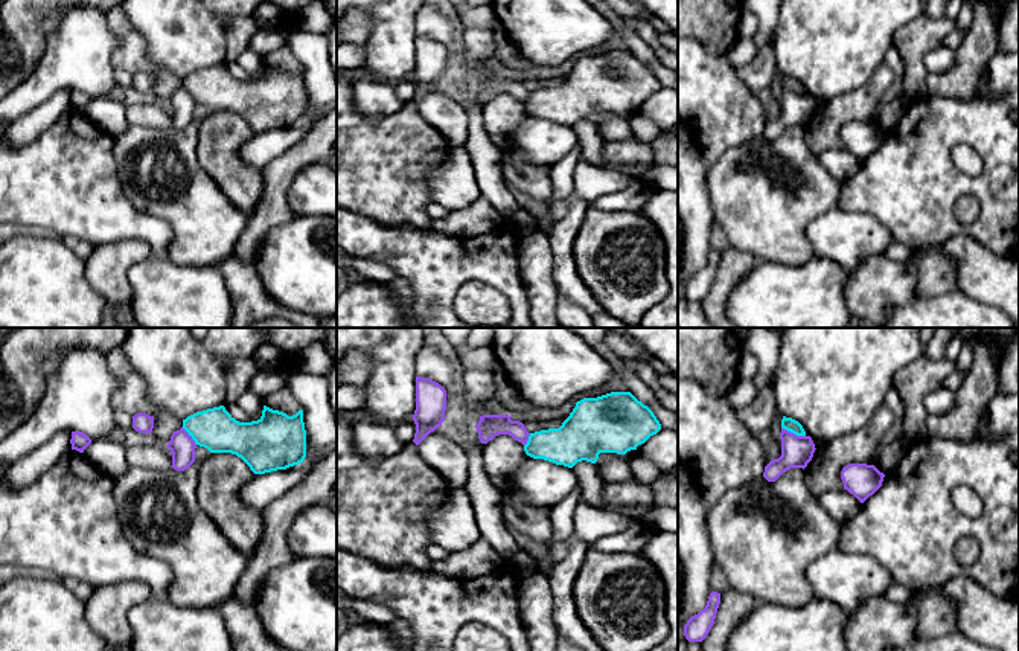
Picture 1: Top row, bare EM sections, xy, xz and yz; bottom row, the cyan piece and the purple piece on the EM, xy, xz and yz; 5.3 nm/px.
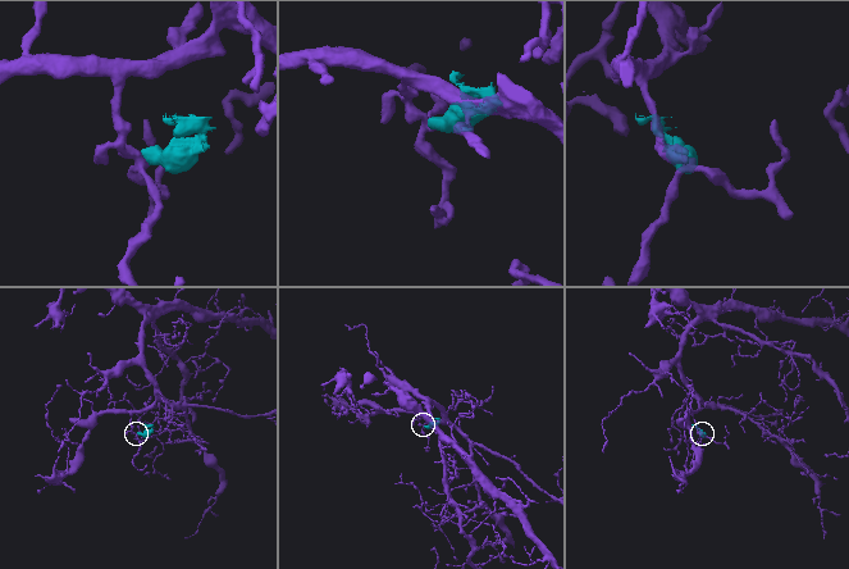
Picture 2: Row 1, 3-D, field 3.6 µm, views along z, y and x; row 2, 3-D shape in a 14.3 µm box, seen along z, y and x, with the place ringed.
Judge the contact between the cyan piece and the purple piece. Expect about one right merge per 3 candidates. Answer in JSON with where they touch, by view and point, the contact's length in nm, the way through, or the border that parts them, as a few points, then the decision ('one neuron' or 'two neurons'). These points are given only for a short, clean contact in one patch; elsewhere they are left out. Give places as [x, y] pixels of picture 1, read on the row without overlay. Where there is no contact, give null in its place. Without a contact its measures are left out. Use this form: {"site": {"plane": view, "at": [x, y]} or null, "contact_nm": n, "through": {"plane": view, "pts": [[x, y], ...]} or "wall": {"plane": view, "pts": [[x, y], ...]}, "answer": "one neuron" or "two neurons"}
{"site": {"plane": "yz", "at": [794, 92]}, "contact_nm": 140, "wall": {"plane": "yz", "pts": [[782, 86], [804, 95]]}, "answer": "two neurons"}

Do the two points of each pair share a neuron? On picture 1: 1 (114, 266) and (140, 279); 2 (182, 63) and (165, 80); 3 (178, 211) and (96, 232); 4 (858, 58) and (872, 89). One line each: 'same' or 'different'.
1: different
2: different
3: different
4: different

